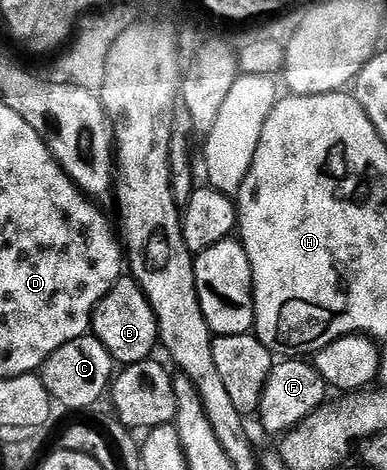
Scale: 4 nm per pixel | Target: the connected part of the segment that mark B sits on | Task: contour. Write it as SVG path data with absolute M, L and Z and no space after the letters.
M131 276L117 279L94 311L91 330L94 337L108 348L113 360L121 366L148 361L154 355L152 352L158 347L160 339L154 310L137 280Z

